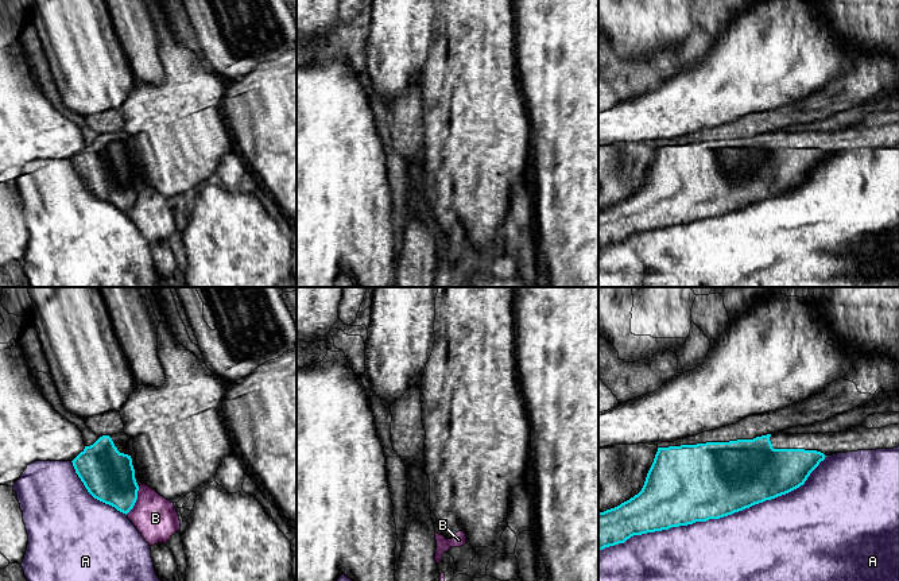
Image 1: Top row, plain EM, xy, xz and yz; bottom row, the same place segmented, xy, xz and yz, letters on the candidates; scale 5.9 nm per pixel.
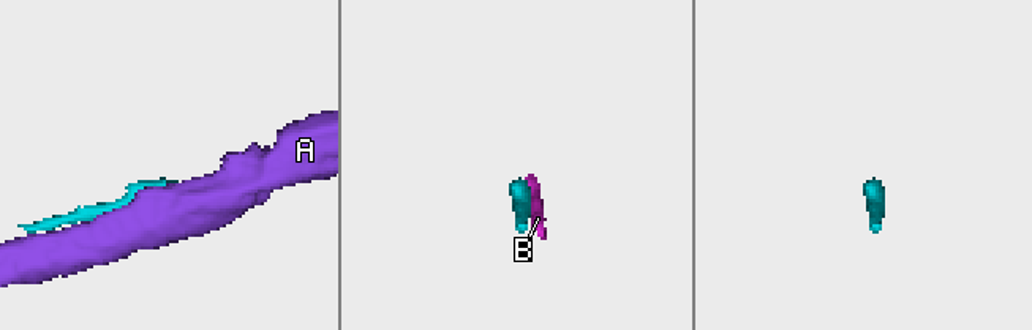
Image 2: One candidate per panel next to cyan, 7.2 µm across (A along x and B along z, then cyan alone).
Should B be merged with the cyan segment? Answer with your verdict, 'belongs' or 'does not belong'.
does not belong

